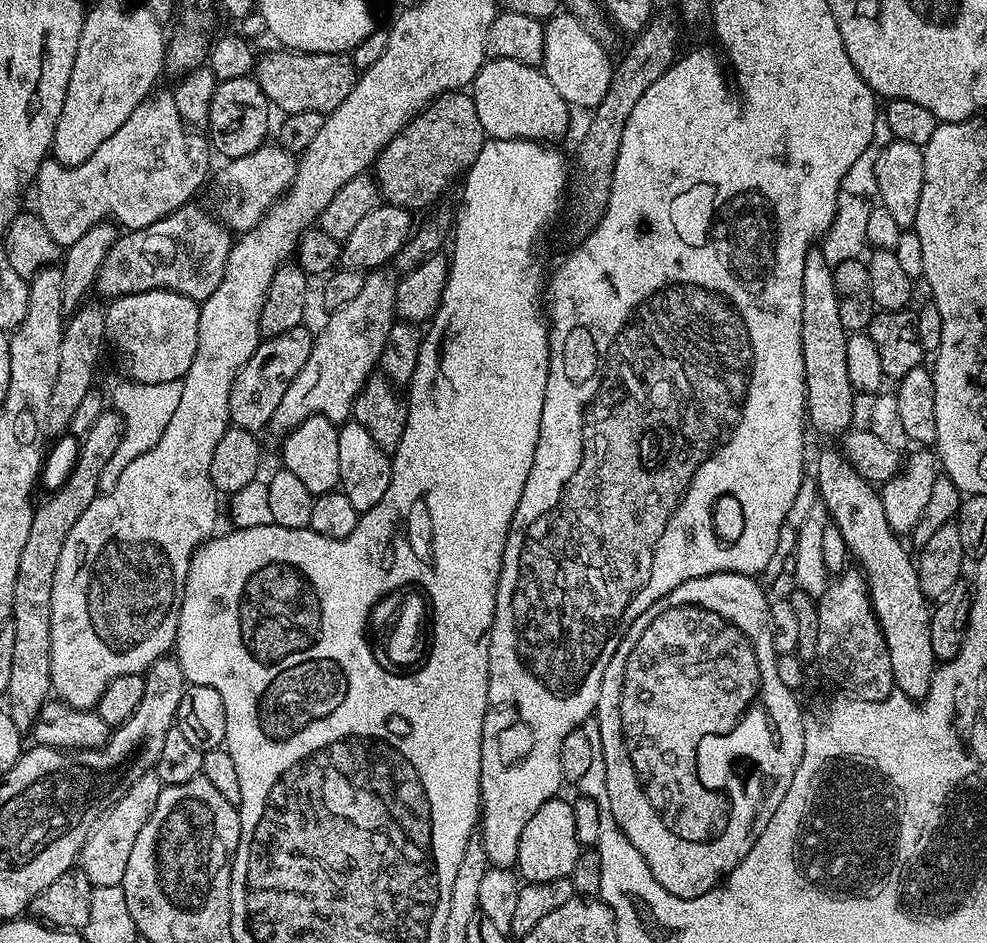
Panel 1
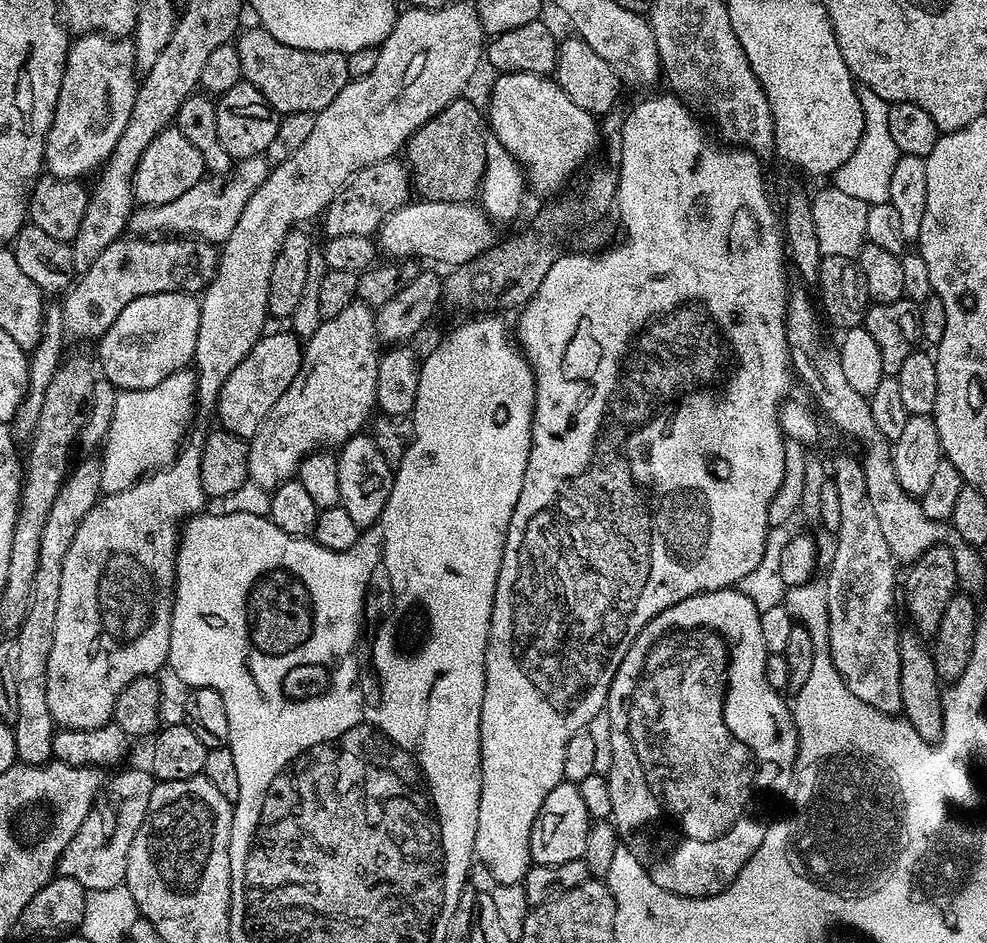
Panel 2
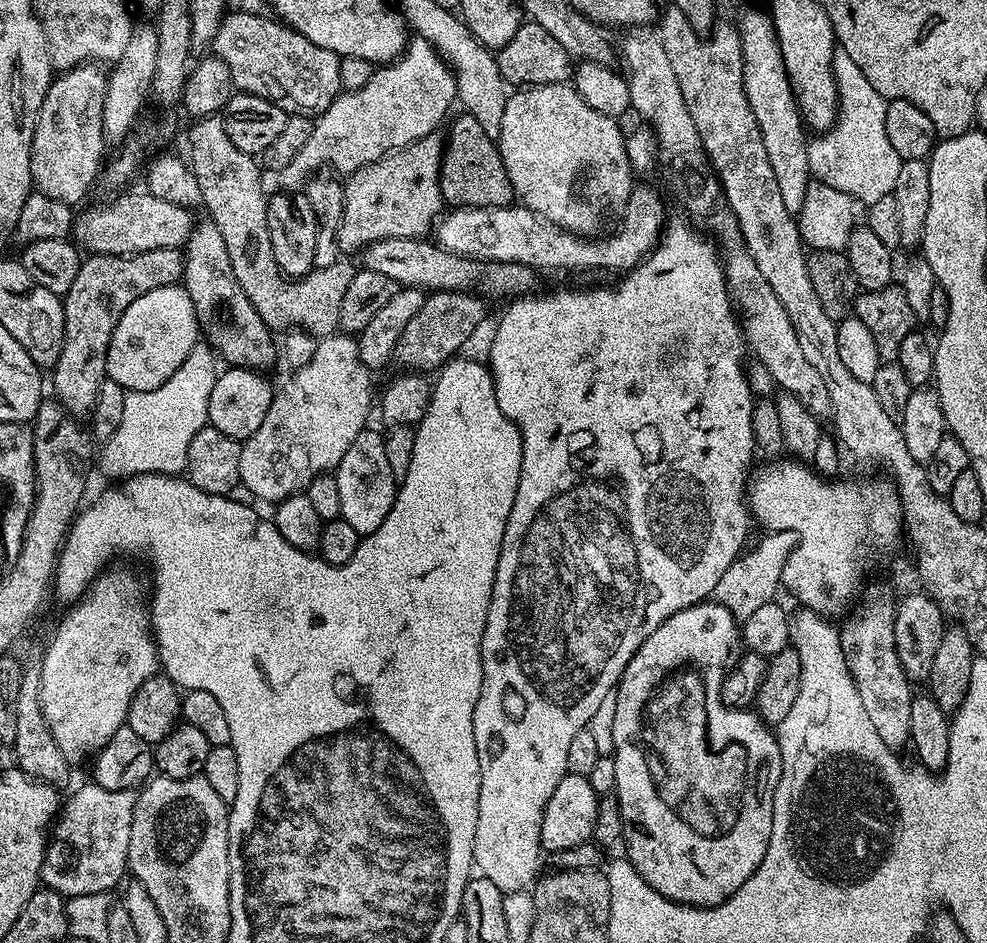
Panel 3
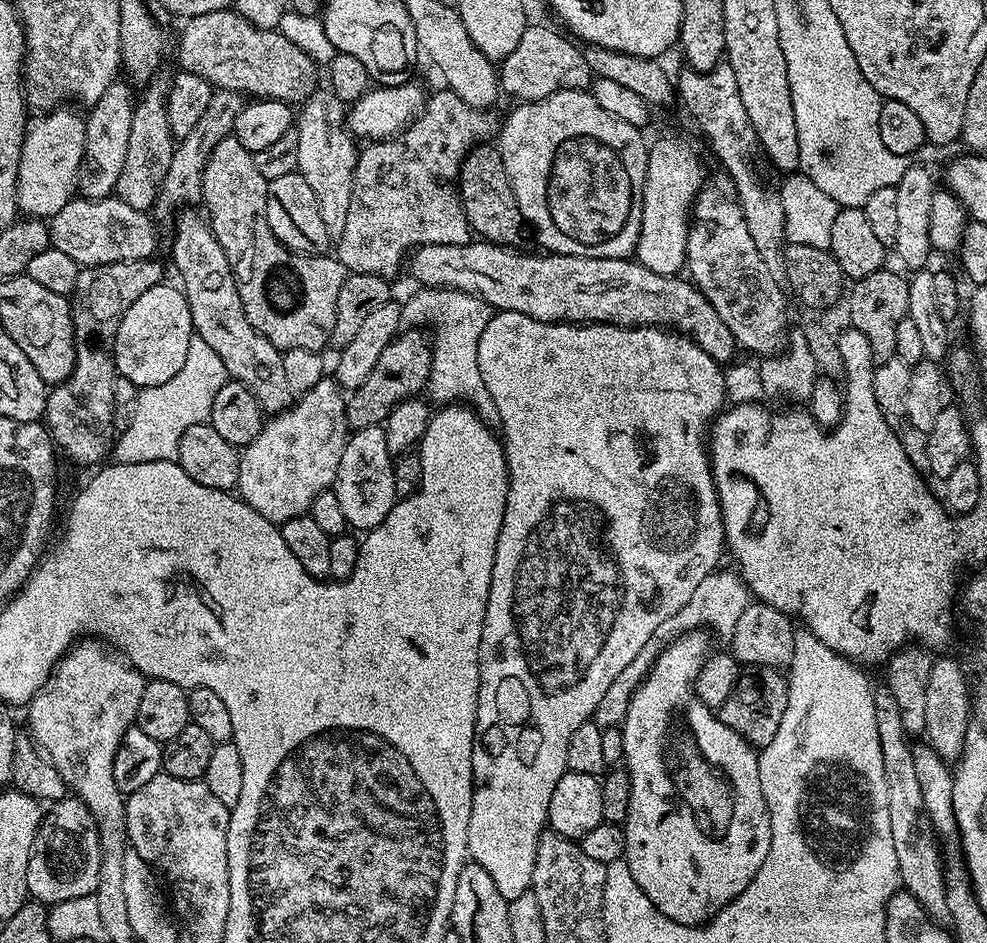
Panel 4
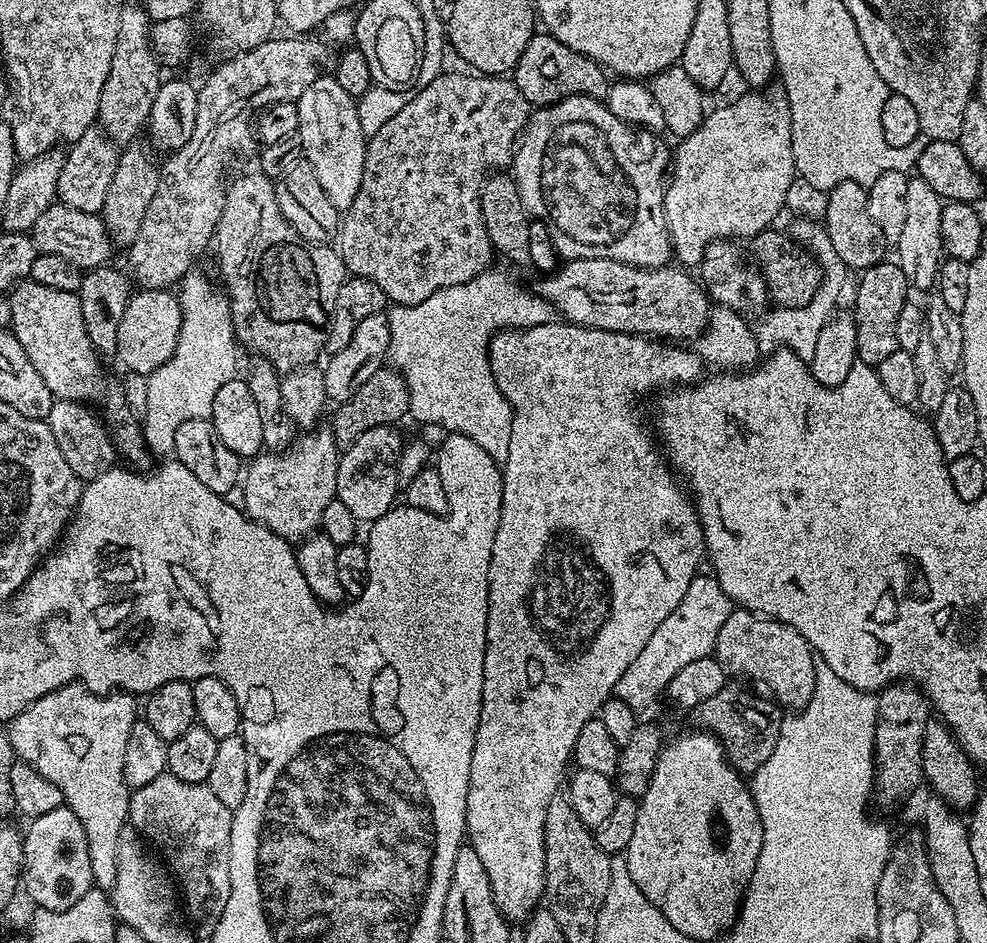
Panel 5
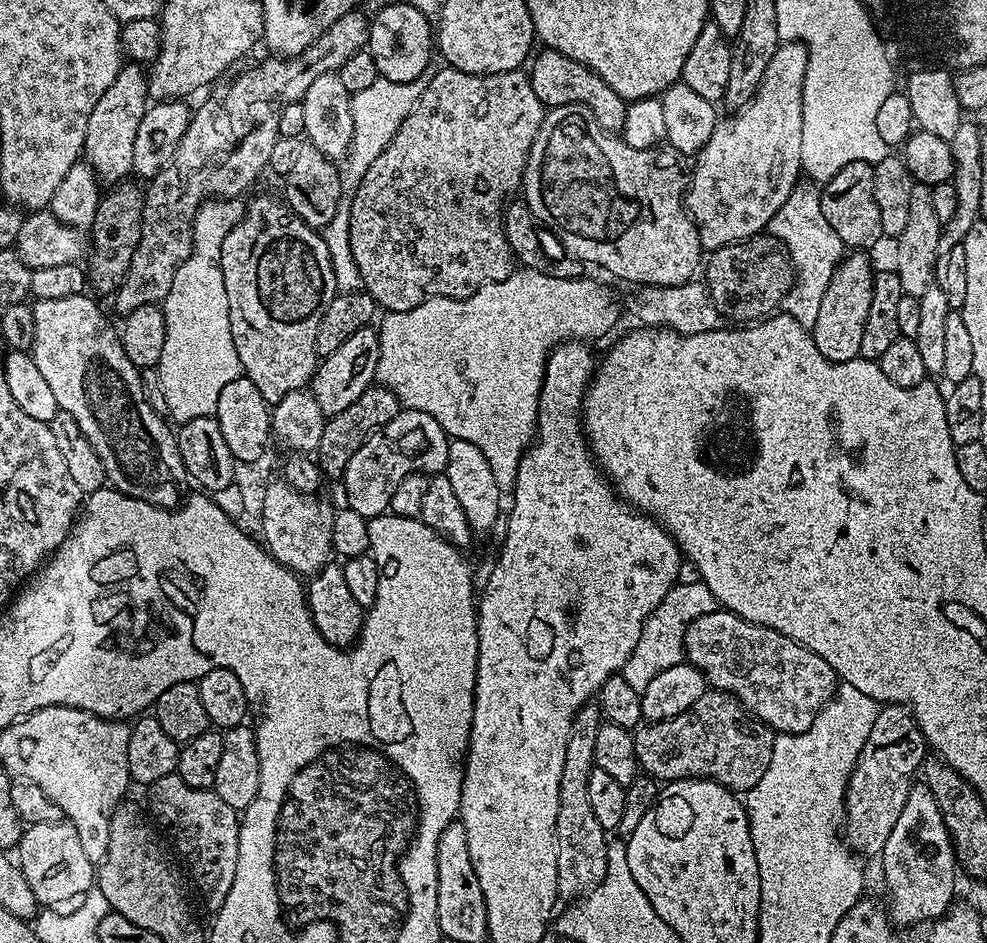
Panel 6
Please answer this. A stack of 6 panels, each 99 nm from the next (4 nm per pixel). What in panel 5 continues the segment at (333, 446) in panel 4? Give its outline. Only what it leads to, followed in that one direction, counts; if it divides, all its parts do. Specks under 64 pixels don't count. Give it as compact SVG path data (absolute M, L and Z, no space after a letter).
M322 427L305 431L287 452L265 451L255 457L242 476L242 508L248 519L257 520L289 542L299 542L313 535L320 527L322 510L336 499L341 453L331 431Z

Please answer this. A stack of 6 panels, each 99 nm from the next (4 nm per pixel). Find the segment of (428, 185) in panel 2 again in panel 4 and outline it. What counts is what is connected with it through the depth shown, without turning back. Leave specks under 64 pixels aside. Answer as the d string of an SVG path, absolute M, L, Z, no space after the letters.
M477 143L470 149L460 164L460 205L468 219L468 227L477 237L489 244L505 246L519 245L520 224L525 223L524 215L518 210L518 198L510 186L506 166L500 157L499 147Z

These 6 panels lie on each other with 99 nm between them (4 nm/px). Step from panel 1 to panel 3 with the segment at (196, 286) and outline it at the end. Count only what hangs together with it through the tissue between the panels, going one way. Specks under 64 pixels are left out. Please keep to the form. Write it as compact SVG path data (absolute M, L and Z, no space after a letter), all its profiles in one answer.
M167 248L166 250L146 250L138 252L135 256L98 256L89 255L87 259L81 263L78 270L78 278L74 278L74 282L70 285L68 293L62 297L64 301L64 341L62 342L62 354L58 354L58 362L54 371L51 373L52 384L50 380L50 388L54 391L55 399L59 400L63 408L72 413L77 418L84 418L84 415L91 410L96 404L96 399L100 396L100 383L105 383L108 371L106 370L106 354L110 346L110 338L114 338L114 326L118 326L118 318L122 318L122 314L126 310L126 306L130 306L130 302L134 302L138 298L142 298L142 294L146 294L155 288L161 288L167 284L180 284L184 279L184 253L179 248Z

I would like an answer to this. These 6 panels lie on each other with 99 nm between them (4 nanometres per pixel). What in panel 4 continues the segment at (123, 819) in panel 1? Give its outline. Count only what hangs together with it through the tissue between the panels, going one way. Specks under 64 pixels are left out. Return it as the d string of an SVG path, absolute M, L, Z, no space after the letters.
M75 798L57 800L52 808L43 813L40 829L36 831L36 841L30 854L30 866L26 866L26 886L28 895L33 901L45 906L70 902L70 898L82 898L93 895L98 886L98 870L100 869L100 839L96 833L96 823L90 810Z

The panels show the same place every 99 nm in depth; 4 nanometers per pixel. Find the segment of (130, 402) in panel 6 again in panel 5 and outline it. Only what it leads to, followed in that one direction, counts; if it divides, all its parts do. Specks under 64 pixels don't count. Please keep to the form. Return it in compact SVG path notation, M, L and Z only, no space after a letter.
M29 278L12 289L8 301L12 315L10 331L18 338L22 350L26 350L26 358L34 362L34 370L42 374L42 382L46 382L53 397L57 400L79 400L82 404L95 406L117 453L123 459L125 456L133 469L147 469L150 449L144 441L141 425L128 409L123 386L110 373L104 372L101 353L90 342L90 334L86 334L79 295L66 290L50 290L50 286L38 286L38 282Z

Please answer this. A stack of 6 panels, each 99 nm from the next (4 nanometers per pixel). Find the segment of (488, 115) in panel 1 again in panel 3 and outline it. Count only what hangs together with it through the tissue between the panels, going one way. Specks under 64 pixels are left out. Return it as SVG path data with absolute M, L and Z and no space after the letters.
M568 82L513 91L505 102L498 147L515 199L558 226L561 232L572 232L581 238L599 237L605 231L603 228L623 213L634 187L634 169L628 157L626 136L616 124L619 123L613 117L598 114L598 110L586 106Z

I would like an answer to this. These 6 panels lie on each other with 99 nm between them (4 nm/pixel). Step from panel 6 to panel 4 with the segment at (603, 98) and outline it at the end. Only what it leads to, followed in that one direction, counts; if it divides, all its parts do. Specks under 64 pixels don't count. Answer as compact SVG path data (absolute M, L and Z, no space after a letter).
M529 23L518 46L510 50L506 59L499 61L499 87L505 93L508 91L513 96L513 101L541 100L555 92L584 90L591 85L594 77L590 66L586 64L584 48L575 39L560 32L555 32L544 24Z

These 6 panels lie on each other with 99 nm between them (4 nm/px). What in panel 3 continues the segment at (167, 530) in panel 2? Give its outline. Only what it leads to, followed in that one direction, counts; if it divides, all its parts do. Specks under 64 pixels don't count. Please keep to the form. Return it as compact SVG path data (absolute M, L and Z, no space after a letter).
M111 568L101 571L100 575L88 585L88 591L69 607L72 609L61 618L60 625L57 626L56 633L53 634L52 641L49 642L48 649L44 652L44 660L39 661L42 714L46 714L46 722L50 726L50 734L54 734L54 742L58 742L58 750L62 750L62 754L66 754L70 762L76 762L83 756L91 757L99 752L102 746L106 746L106 742L110 742L110 738L114 738L115 732L127 725L130 702L134 694L138 694L138 686L142 686L146 678L157 675L160 668L160 654L156 651L156 637L150 619L149 589L147 587L144 589L144 580L138 573L131 572L128 568Z

